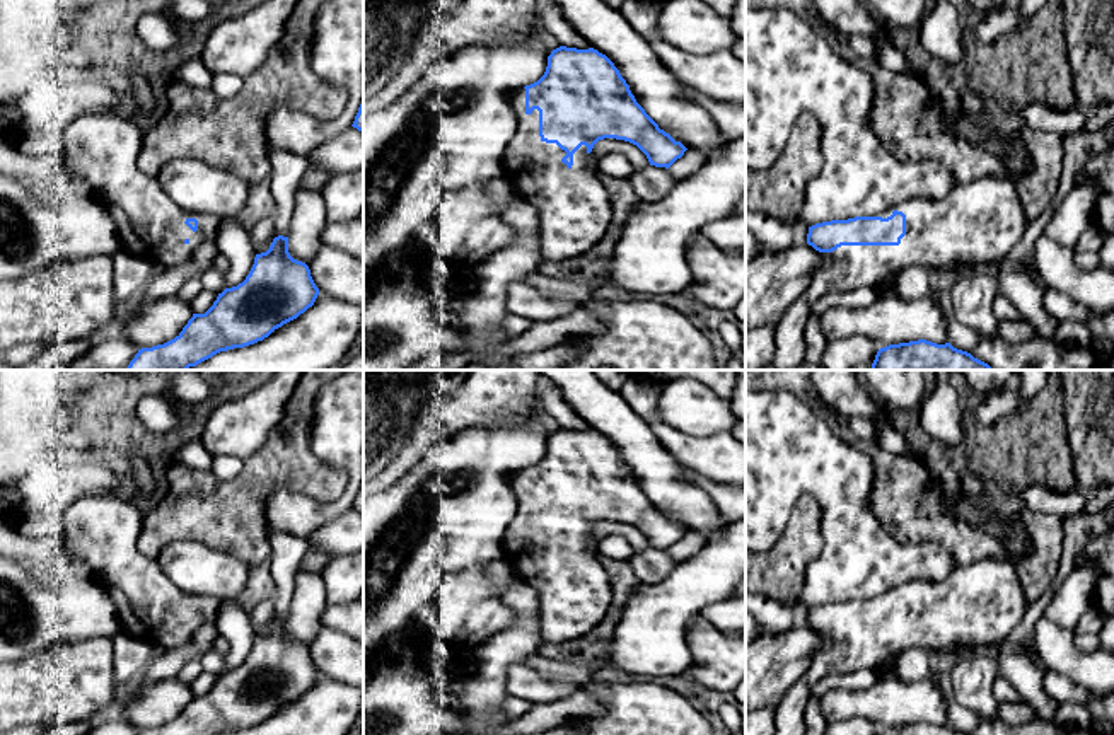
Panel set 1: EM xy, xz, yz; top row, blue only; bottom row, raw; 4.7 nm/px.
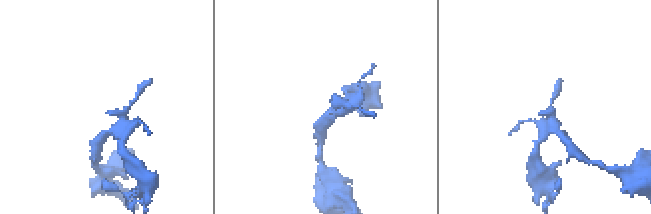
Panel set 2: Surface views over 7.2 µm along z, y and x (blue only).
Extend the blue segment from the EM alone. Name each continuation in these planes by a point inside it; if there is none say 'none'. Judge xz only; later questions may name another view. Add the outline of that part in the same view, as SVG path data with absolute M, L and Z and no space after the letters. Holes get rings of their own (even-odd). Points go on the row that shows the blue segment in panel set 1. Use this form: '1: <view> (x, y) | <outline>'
1: xz (574, 212) | M519 89L512 99L517 130L502 155L505 179L512 191L537 210L537 251L541 261L565 261L587 254L612 227L611 196L599 181L597 169L590 164L587 147L573 153L568 169L561 159L566 155L556 143L546 143L539 136L539 111L525 113L525 89Z

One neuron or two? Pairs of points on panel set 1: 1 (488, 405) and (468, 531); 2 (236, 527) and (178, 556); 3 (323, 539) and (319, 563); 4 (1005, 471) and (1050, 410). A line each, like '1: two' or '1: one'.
1: two
2: two
3: two
4: one

